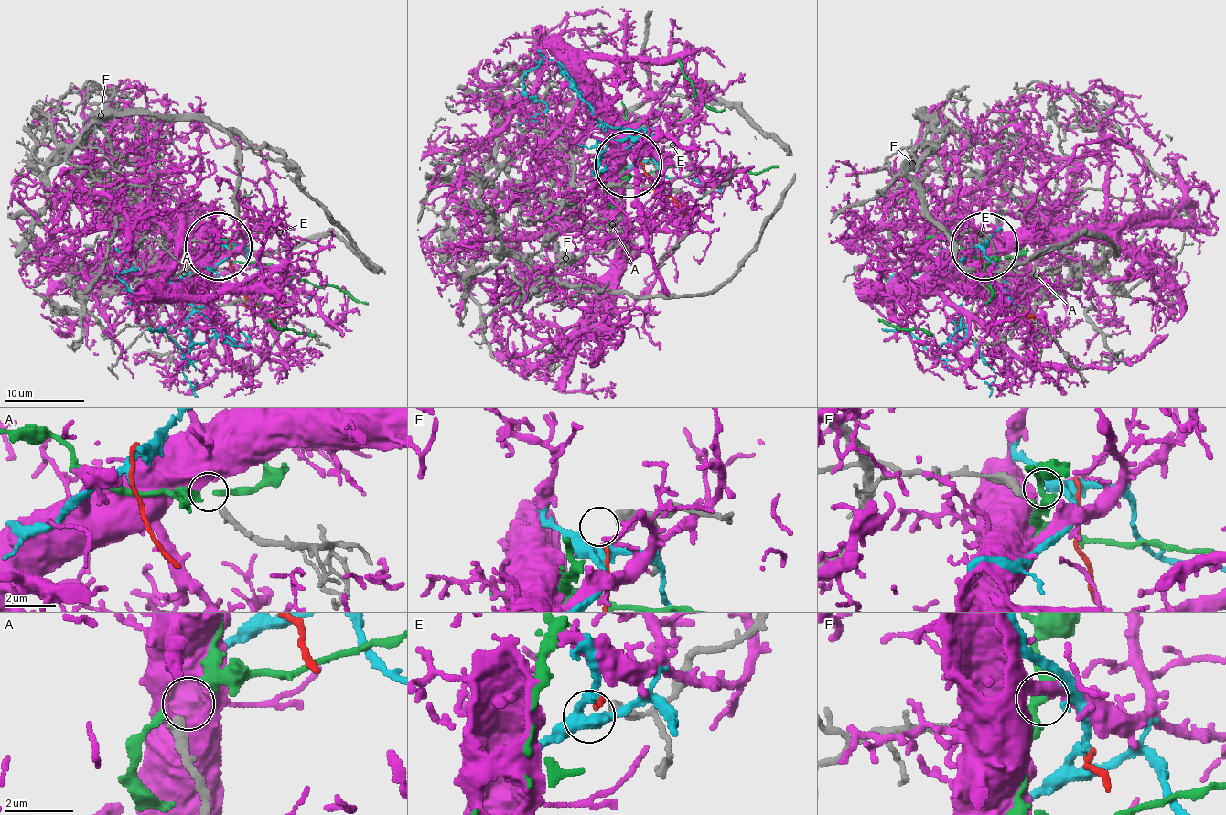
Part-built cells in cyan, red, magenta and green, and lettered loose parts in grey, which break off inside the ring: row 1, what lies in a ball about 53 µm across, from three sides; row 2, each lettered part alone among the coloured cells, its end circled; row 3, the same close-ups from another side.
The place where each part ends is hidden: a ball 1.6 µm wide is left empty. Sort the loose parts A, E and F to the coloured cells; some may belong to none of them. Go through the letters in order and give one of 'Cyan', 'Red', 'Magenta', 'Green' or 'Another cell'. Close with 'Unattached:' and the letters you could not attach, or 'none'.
A: Magenta
E: Another cell
F: Another cell
Unattached: E, F

